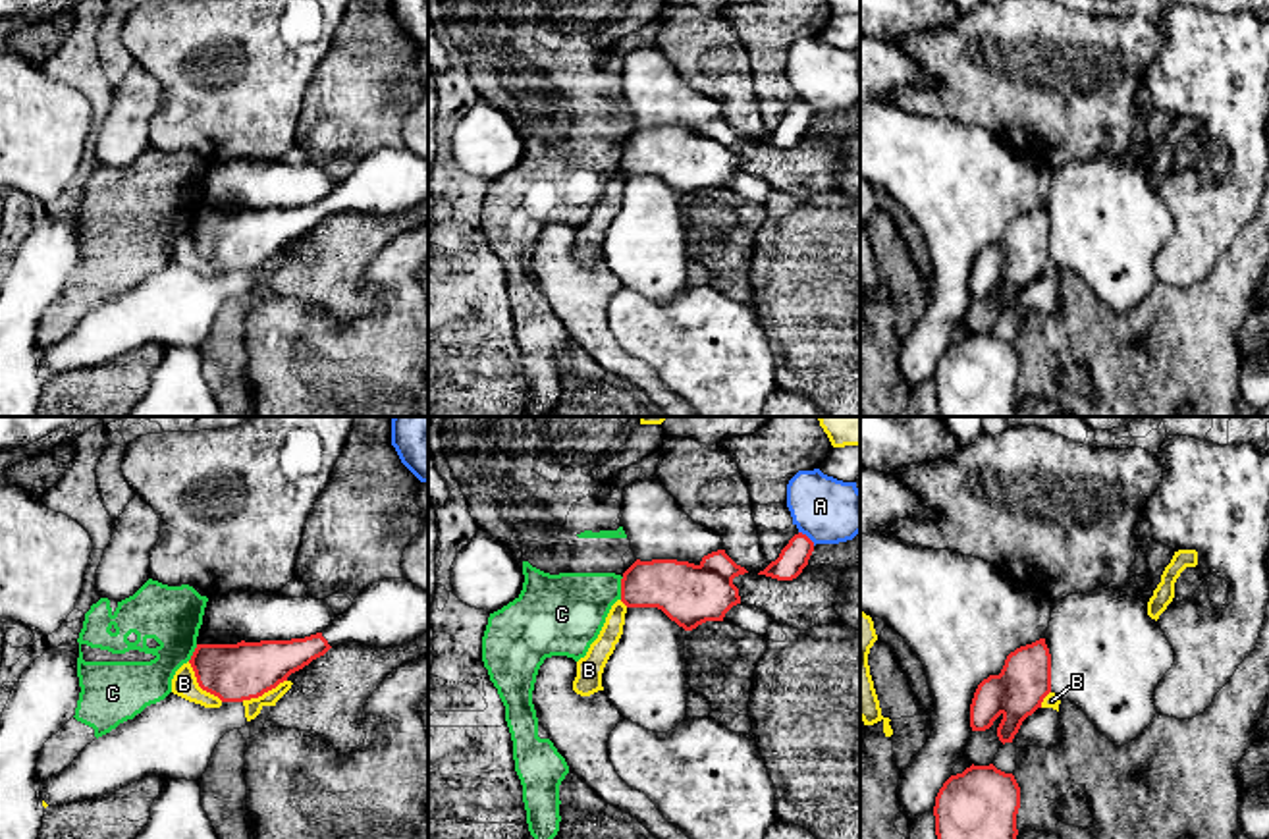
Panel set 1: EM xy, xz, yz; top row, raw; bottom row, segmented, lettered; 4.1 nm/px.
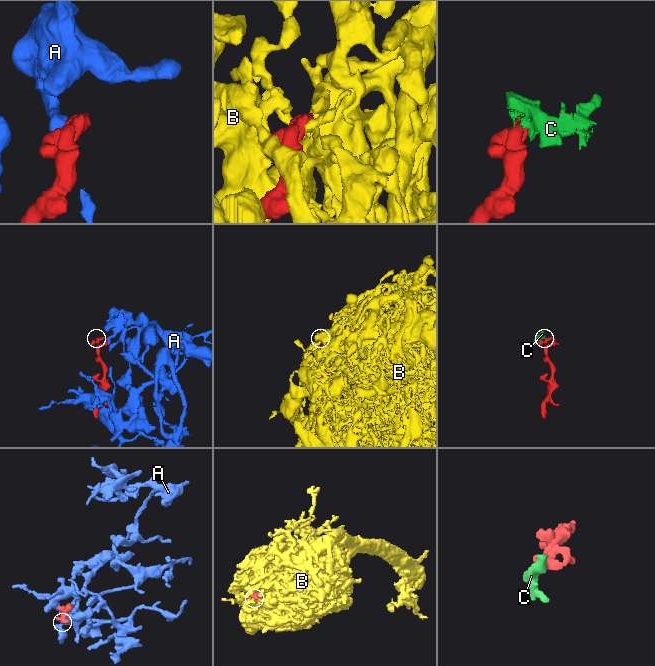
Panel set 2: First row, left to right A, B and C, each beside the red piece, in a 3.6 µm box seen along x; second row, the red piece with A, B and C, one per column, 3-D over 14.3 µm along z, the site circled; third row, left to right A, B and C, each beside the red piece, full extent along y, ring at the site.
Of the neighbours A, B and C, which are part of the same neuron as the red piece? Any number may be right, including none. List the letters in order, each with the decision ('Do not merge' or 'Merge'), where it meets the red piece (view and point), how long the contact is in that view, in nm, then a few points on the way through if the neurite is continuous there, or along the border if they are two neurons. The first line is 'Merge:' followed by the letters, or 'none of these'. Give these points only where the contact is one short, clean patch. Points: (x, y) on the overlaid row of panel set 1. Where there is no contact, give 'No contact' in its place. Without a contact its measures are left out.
Merge: B
A: Do not merge. Touches red at xz (807, 537). Shared border 90 nm
B: Merge. Touches red at xy (199, 685). Shared border 220 nm
C: Do not merge. Touches red at xz (621, 589). Shared border 100 nm

